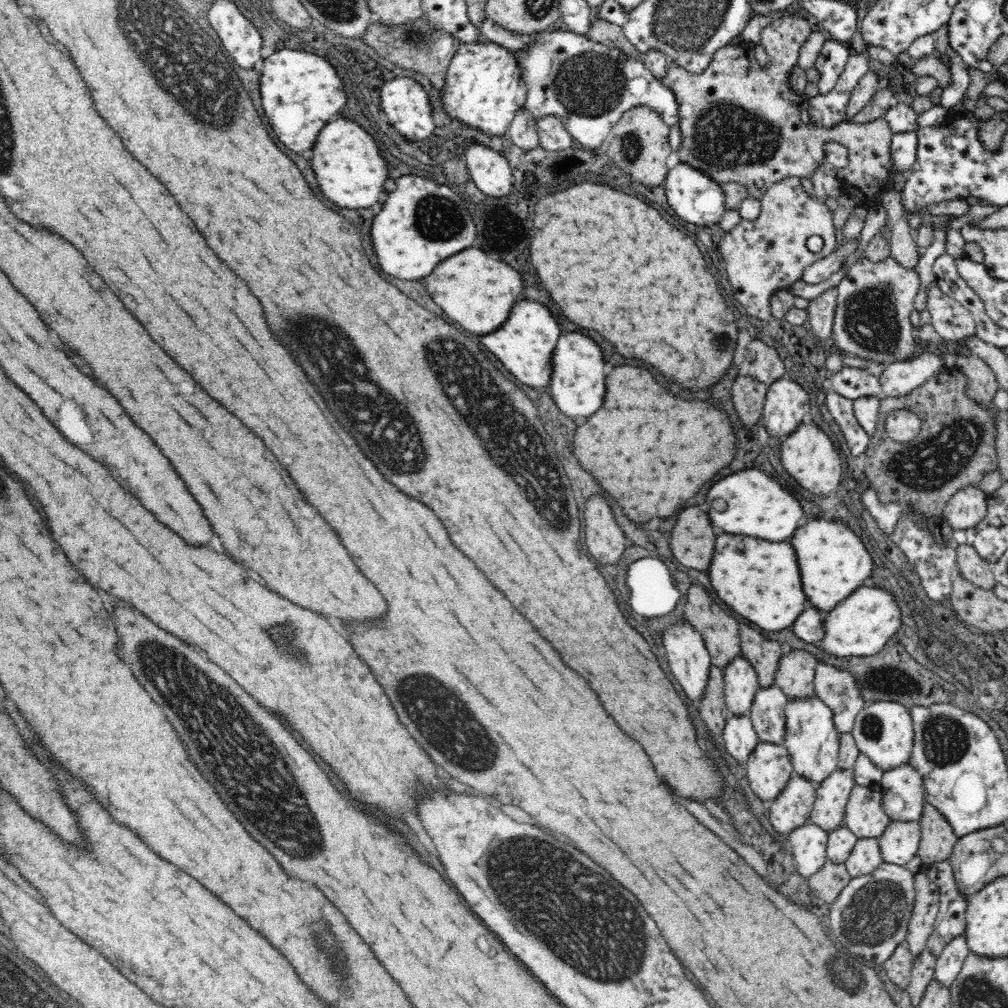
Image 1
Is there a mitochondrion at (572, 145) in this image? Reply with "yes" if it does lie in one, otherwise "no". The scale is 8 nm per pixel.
no

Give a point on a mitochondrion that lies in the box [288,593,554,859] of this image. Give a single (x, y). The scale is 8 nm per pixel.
(433, 714)

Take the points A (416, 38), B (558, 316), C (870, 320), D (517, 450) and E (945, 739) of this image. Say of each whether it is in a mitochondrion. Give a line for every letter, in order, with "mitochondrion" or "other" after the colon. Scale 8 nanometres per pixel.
A: mitochondrion
B: other
C: mitochondrion
D: mitochondrion
E: mitochondrion

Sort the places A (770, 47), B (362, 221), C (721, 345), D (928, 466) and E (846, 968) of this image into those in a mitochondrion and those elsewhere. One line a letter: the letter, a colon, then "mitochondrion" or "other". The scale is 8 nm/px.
A: other
B: other
C: mitochondrion
D: mitochondrion
E: mitochondrion

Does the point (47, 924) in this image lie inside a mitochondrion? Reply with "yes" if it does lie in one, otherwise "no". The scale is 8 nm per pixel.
no

